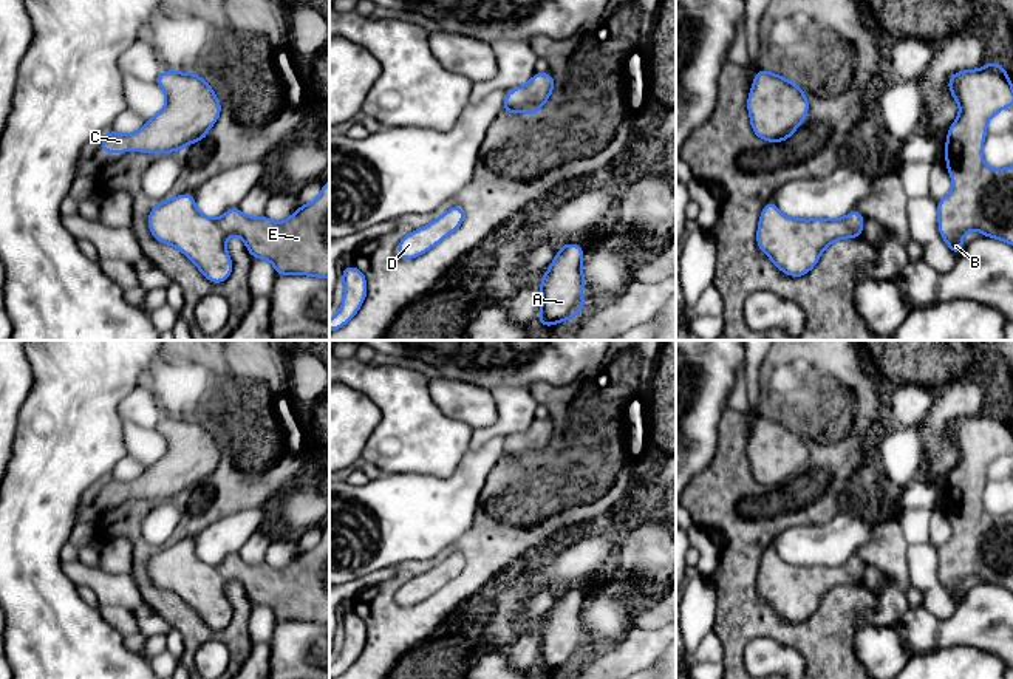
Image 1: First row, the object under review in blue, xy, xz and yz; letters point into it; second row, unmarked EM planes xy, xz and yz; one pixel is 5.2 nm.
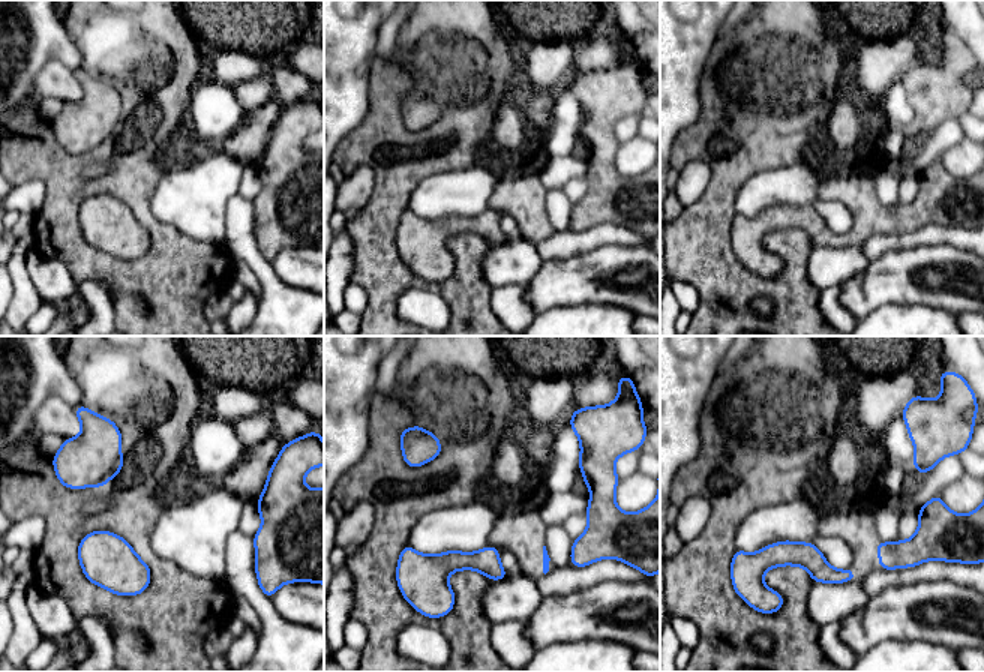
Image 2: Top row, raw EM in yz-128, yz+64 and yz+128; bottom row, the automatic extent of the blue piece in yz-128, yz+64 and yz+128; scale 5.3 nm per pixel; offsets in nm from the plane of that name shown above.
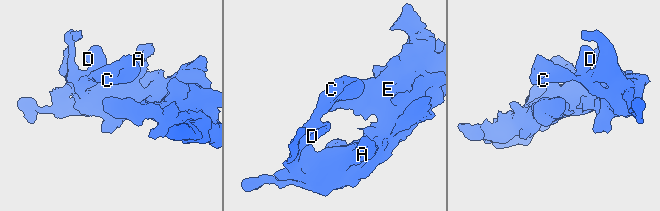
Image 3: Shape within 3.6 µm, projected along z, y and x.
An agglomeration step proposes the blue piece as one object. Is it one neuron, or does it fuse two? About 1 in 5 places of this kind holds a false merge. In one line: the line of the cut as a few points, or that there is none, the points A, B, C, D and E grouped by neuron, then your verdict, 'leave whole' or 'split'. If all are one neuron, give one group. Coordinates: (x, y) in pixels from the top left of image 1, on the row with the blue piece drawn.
no cut; A B C D E; leave whole

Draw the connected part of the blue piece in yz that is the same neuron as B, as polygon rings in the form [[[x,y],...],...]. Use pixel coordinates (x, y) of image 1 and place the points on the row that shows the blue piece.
[[[990,60],[981,70],[951,74],[948,88],[960,113],[943,150],[953,189],[937,203],[939,234],[954,255],[971,229],[1013,246],[1013,165],[990,169],[982,159],[988,121],[1013,105],[1008,73]]]

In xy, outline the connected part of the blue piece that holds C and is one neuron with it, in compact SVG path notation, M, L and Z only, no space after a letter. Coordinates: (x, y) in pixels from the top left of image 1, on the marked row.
M162 70L155 80L165 91L165 105L133 135L107 131L101 141L102 152L172 153L204 141L218 121L221 102L213 88L195 73Z

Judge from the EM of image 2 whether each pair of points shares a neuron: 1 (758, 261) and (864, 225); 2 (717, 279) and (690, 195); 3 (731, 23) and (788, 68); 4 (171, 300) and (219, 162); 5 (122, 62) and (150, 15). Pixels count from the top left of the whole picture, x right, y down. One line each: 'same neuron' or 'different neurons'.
1: same neuron
2: different neurons
3: different neurons
4: different neurons
5: same neuron

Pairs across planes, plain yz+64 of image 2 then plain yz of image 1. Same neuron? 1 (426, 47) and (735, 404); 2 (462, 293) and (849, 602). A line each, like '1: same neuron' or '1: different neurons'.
1: different neurons
2: same neuron

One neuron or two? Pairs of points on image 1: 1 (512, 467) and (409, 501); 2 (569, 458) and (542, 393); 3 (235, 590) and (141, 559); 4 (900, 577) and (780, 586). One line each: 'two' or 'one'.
1: two
2: one
3: one
4: one

